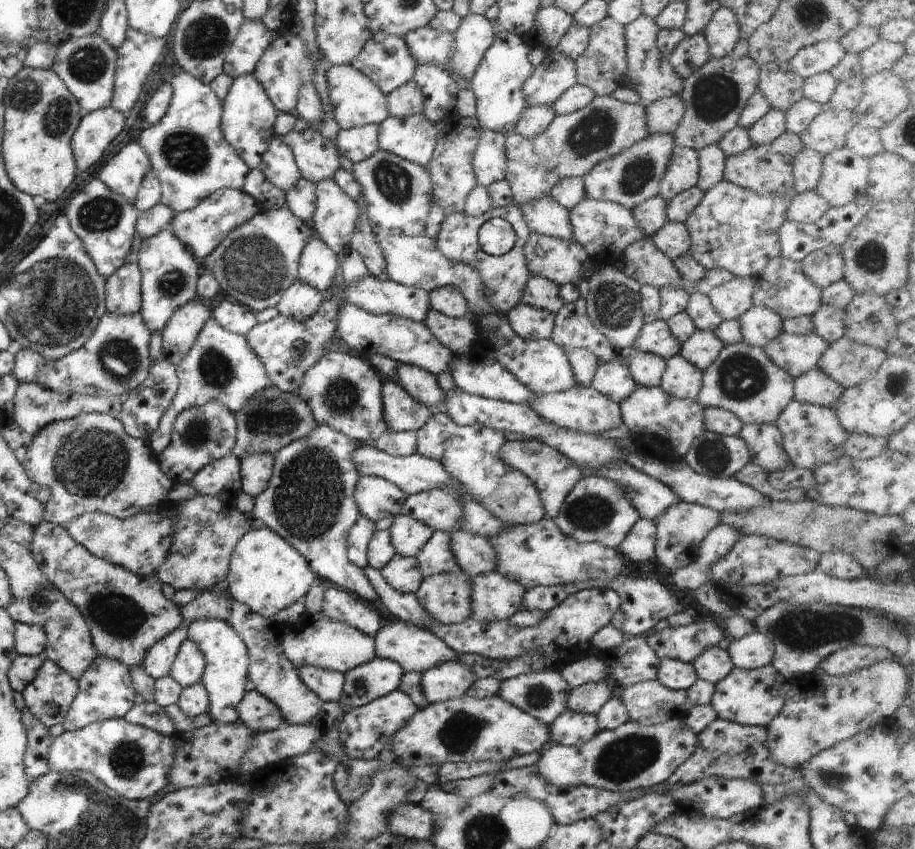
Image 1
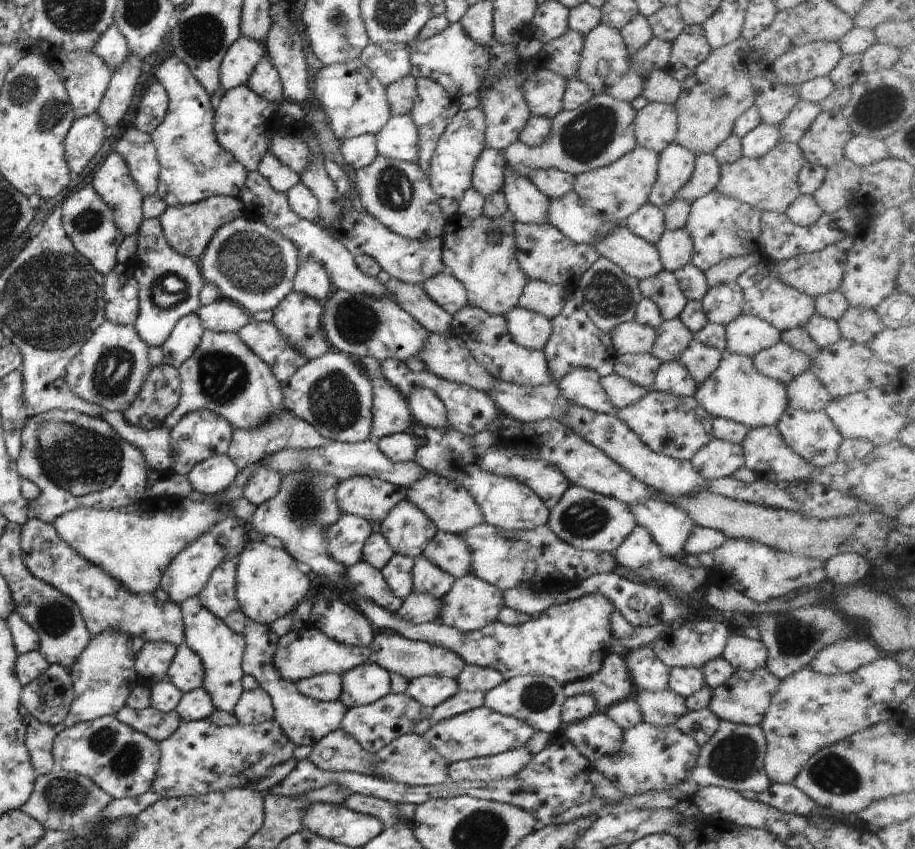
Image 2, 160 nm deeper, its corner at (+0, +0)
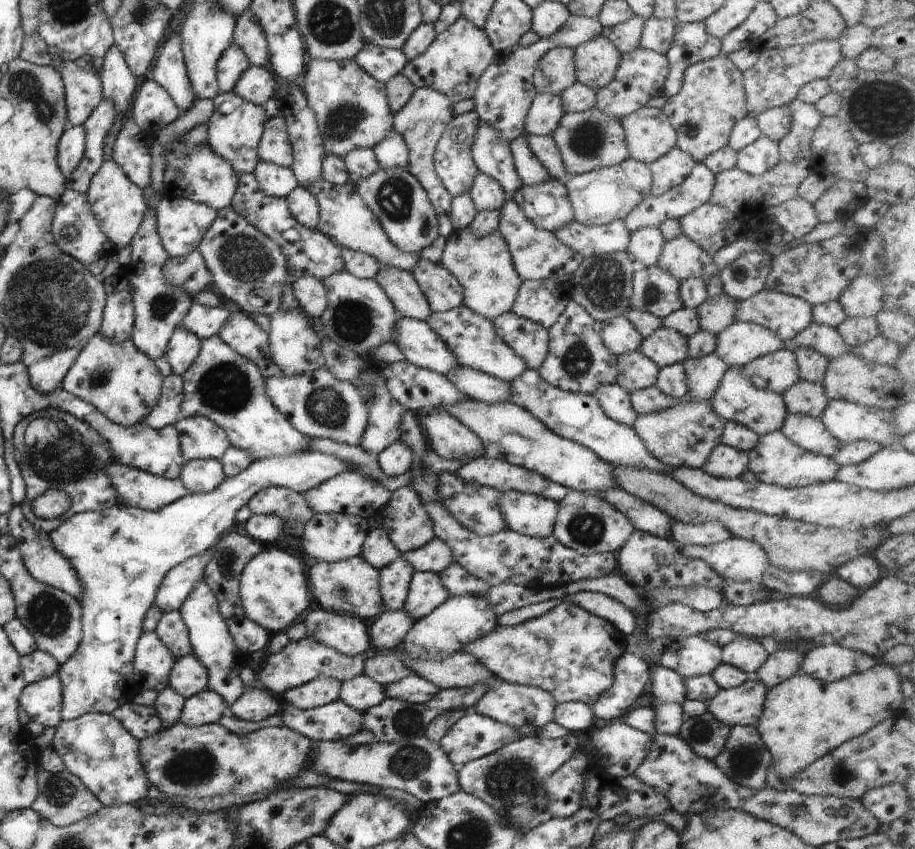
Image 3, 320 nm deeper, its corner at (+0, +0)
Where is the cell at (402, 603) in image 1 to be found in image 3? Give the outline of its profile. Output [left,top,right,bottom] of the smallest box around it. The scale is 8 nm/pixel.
[306,556,384,623]

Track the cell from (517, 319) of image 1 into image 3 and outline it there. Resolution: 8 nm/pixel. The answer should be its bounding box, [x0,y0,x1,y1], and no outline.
[491,311,548,369]

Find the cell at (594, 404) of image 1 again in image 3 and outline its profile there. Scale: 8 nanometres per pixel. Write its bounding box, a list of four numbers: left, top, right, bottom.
[445,364,508,403]

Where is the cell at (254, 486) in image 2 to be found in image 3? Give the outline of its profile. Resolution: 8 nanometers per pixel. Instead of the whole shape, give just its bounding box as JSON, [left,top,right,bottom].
[246,487,313,550]

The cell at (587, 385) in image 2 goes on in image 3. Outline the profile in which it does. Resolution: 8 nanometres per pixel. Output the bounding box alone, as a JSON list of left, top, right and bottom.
[591,383,638,428]

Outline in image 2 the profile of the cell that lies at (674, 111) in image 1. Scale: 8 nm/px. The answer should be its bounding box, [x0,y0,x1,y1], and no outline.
[632,102,676,154]

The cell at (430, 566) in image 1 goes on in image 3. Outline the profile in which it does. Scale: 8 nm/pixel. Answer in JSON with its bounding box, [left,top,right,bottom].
[401,571,448,623]

